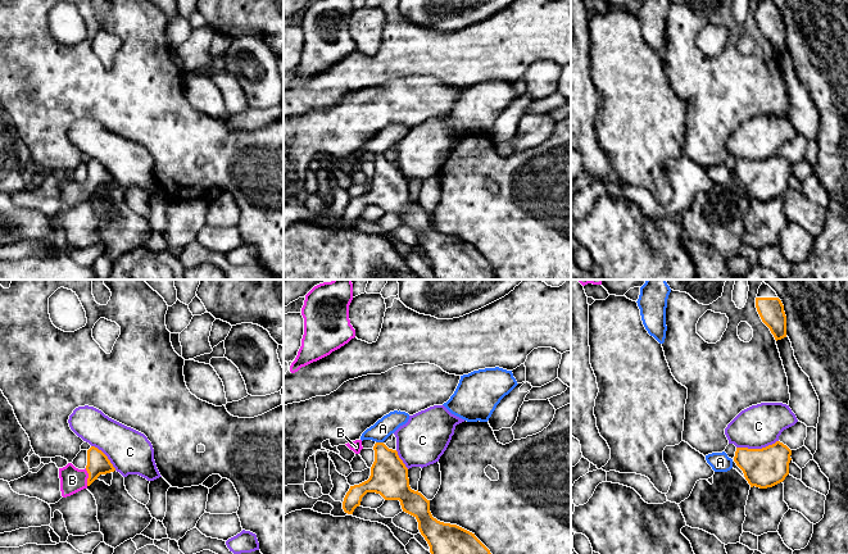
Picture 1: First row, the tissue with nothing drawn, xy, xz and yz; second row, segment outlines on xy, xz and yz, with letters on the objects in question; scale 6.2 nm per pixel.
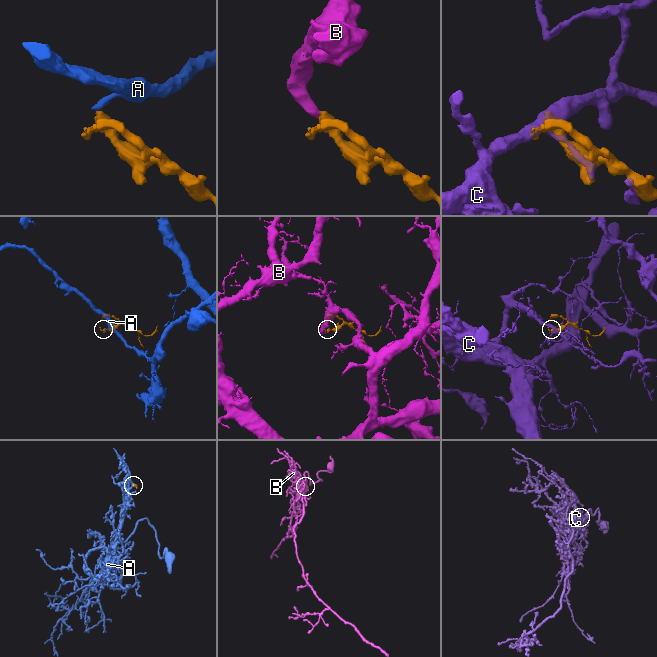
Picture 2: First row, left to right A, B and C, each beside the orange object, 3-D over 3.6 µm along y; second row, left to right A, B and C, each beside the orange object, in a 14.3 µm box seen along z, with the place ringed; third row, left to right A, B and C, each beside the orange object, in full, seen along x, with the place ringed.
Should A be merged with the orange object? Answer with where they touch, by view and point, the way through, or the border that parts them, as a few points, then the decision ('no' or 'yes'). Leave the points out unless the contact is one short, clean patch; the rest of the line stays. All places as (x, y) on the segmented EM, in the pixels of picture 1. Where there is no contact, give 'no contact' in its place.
contact xz (380, 443); border xz (376, 441), (382, 443); no

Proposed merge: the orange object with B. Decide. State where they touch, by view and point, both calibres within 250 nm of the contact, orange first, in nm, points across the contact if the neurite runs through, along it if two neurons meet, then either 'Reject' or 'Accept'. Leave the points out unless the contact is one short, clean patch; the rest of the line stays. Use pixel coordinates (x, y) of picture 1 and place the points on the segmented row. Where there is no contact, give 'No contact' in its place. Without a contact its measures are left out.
Touches orange at xy (89, 477). Thickness 140 nm (orange) against 160 nm. Path across: xy (98, 463), (89, 477), (72, 480). Accept

